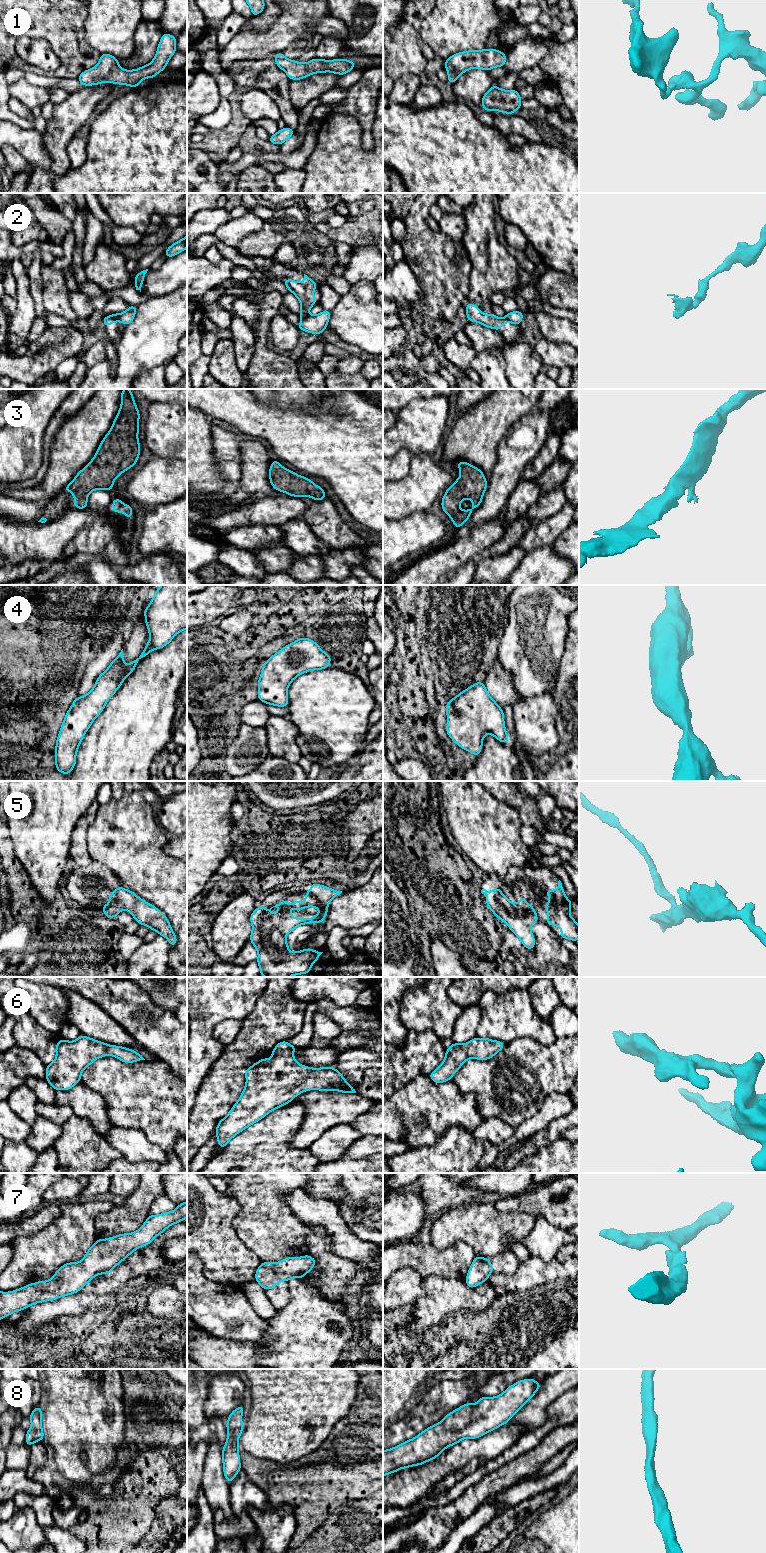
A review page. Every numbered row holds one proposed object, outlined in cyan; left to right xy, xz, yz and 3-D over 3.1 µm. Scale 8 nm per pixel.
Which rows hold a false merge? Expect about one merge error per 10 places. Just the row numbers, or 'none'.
2

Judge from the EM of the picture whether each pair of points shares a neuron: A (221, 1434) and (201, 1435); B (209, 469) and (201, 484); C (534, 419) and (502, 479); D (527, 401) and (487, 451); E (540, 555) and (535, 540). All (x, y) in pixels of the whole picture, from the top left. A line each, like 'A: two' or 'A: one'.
A: one
B: one
C: one
D: one
E: two

